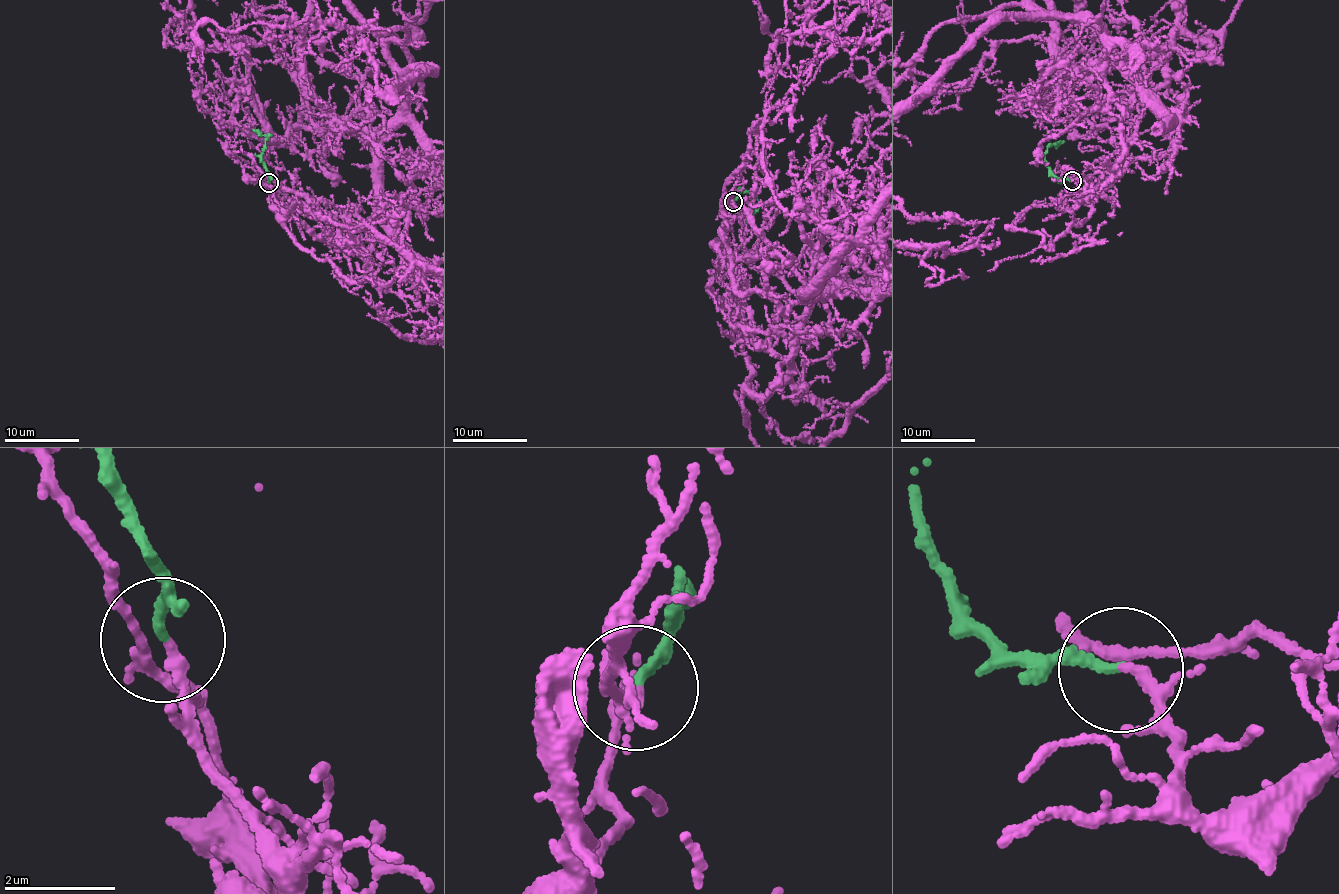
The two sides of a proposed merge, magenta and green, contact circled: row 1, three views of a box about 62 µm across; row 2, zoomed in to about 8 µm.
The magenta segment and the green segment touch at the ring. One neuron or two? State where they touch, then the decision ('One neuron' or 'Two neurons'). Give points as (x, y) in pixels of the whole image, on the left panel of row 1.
Place: (269, 183). One neuron

